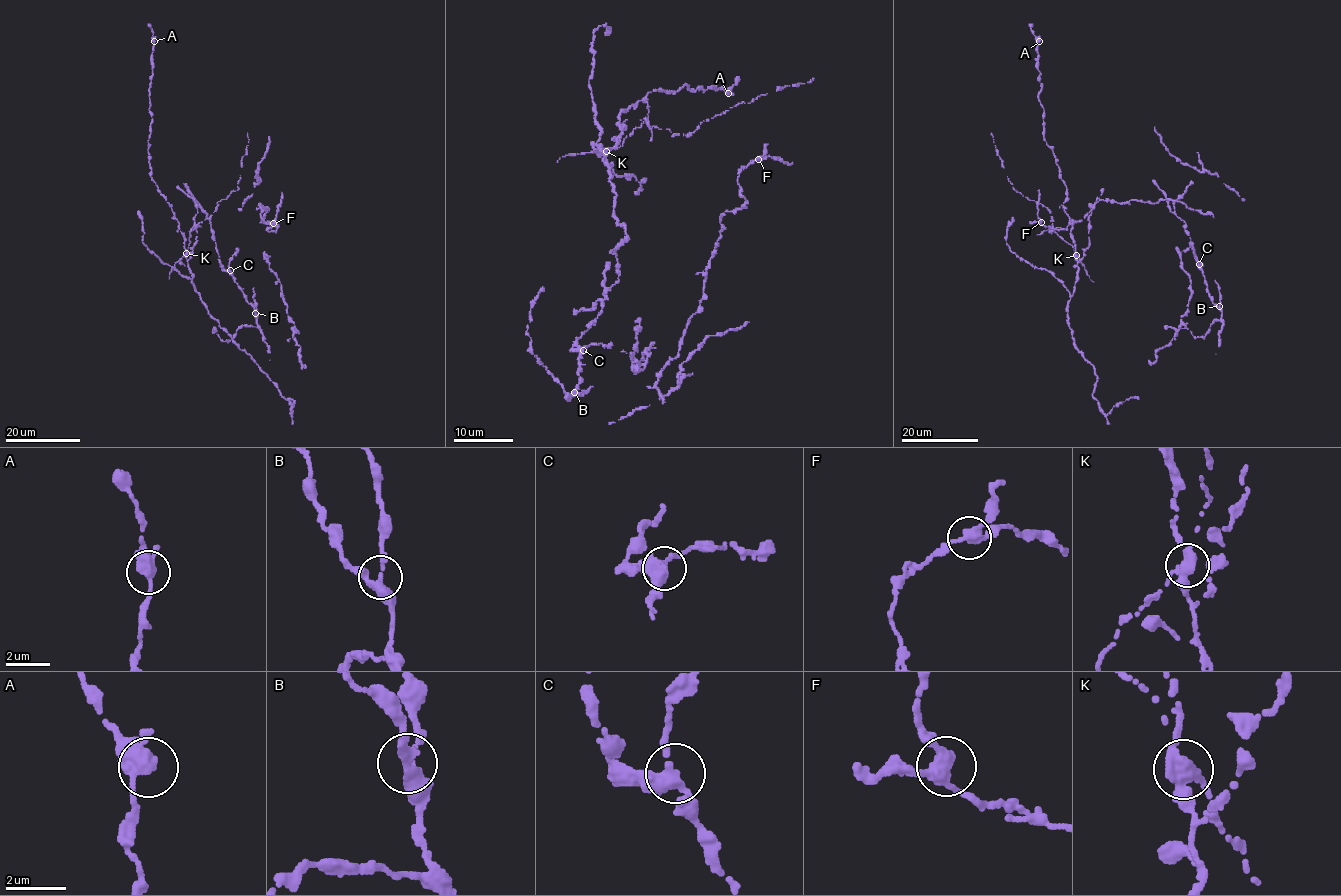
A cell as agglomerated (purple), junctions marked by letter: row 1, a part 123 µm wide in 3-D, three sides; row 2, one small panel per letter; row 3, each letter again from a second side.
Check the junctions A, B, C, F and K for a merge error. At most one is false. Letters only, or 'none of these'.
K

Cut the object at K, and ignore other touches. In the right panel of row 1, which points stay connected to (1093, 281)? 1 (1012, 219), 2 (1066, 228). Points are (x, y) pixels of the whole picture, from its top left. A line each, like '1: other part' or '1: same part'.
1: other part
2: other part

